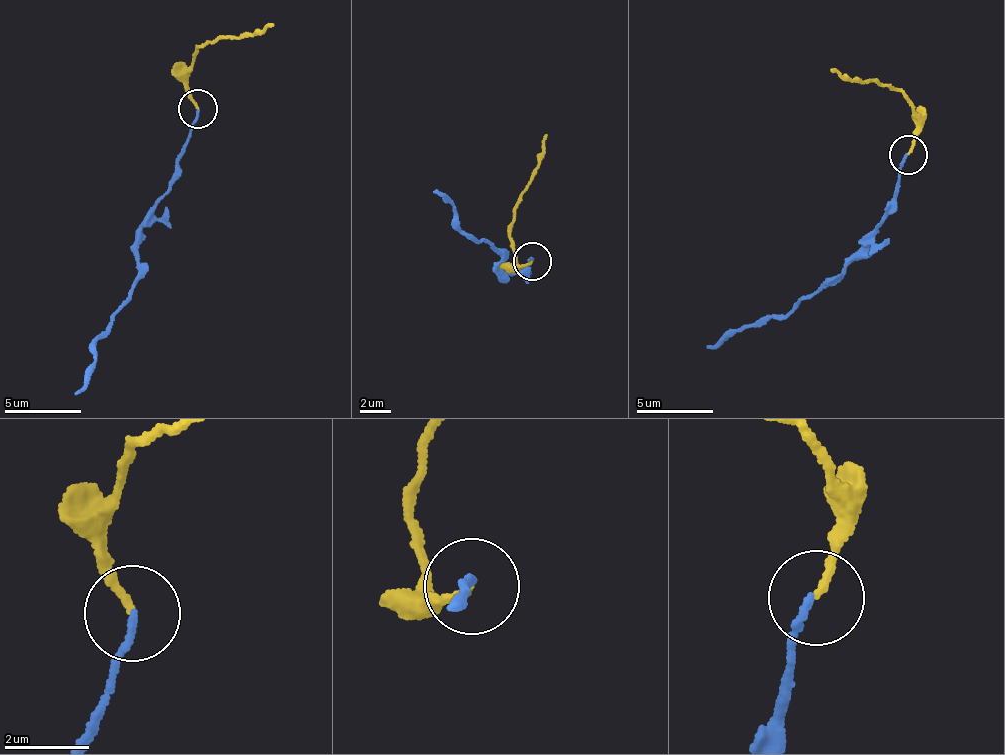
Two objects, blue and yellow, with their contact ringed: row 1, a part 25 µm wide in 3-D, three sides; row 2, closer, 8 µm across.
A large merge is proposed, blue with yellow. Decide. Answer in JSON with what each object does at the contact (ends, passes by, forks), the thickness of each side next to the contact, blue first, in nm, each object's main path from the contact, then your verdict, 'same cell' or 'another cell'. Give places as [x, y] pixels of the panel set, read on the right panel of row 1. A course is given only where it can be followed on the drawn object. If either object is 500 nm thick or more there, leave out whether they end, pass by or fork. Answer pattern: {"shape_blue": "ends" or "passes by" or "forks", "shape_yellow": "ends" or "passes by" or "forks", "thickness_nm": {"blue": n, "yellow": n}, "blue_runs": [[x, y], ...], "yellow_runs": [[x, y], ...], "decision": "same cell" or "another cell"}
{"shape_blue": "ends", "shape_yellow": "ends", "thickness_nm": {"blue": 170, "yellow": 180}, "blue_runs": [[907, 154], [897, 211], [881, 222], [866, 252], [852, 261], [837, 277], [782, 315], [735, 331], [706, 348]], "yellow_runs": [[907, 154], [916, 110], [899, 91], [859, 84], [830, 69]], "decision": "same cell"}

